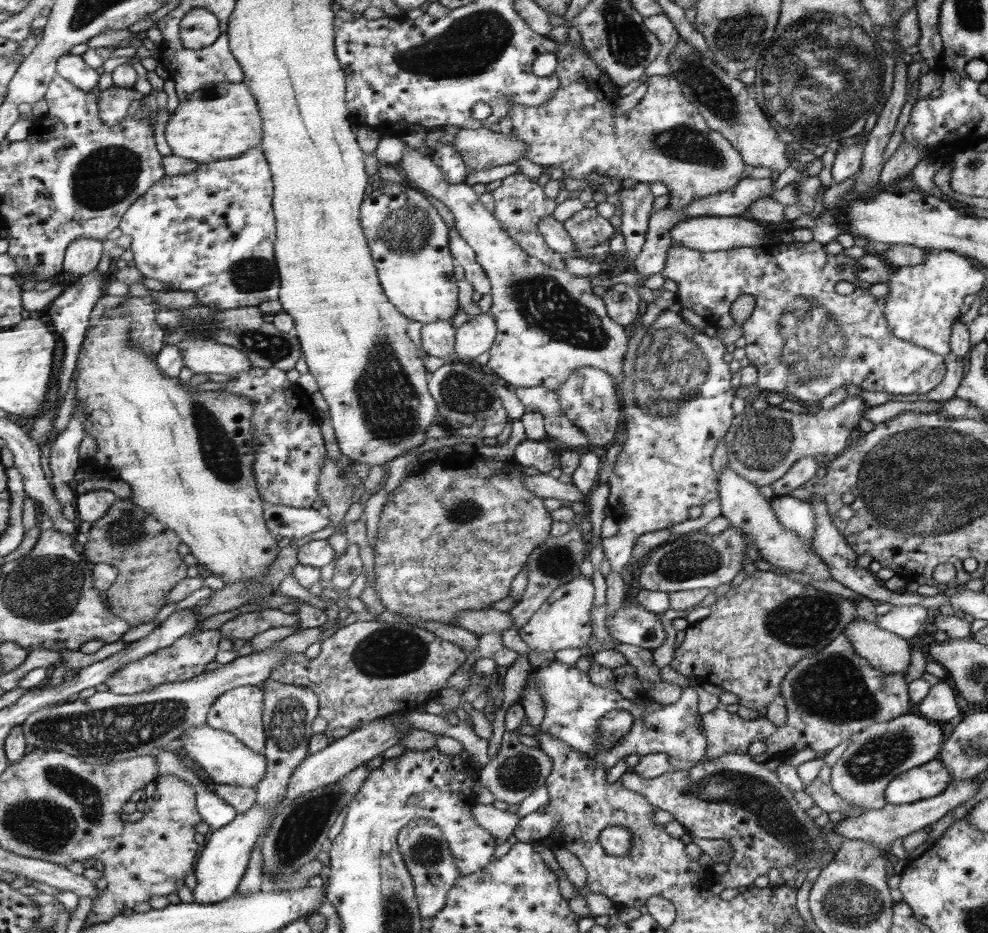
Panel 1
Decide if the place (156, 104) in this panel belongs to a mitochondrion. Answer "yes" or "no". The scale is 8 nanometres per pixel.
no

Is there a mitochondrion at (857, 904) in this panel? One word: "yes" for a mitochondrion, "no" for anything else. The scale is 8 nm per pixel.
yes

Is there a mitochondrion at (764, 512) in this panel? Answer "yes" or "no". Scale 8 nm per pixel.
no

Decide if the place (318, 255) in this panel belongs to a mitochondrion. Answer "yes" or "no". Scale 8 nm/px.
no

